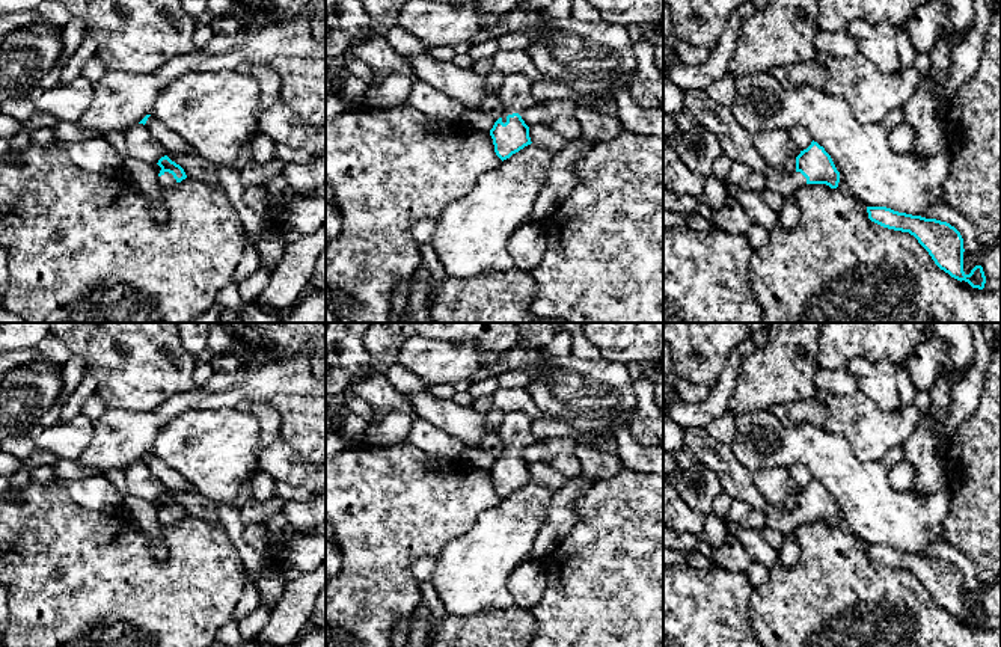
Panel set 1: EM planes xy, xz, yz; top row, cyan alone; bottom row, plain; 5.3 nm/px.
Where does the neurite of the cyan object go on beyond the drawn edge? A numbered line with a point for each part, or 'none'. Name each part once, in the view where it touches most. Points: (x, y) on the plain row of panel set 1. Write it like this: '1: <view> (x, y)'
1: xz (514, 432)

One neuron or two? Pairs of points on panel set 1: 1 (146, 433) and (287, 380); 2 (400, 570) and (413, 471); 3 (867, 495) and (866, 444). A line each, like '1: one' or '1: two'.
1: one
2: one
3: two

